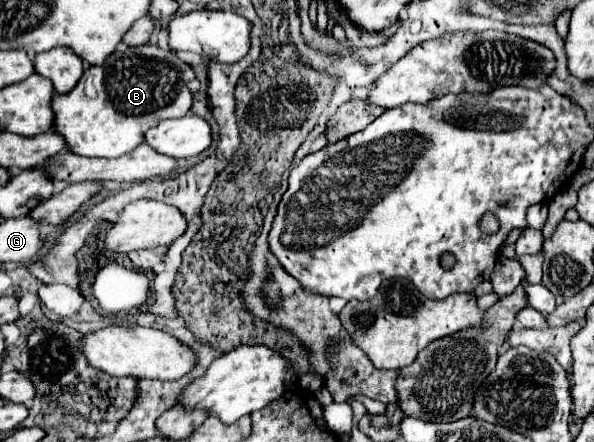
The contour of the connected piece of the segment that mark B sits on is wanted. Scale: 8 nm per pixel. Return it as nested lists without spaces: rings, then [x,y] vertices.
[[[158,46],[120,48],[110,54],[102,66],[90,66],[72,92],[52,96],[52,112],[56,114],[54,132],[64,136],[66,146],[74,154],[88,158],[118,158],[140,146],[144,142],[144,132],[160,120],[180,118],[190,112],[192,92],[186,88],[186,82],[192,78],[192,68],[170,50],[162,50]]]

